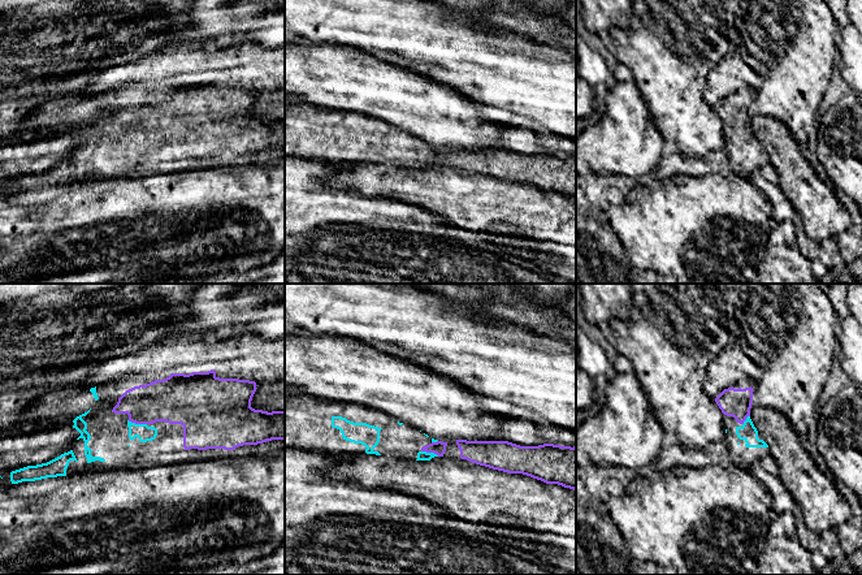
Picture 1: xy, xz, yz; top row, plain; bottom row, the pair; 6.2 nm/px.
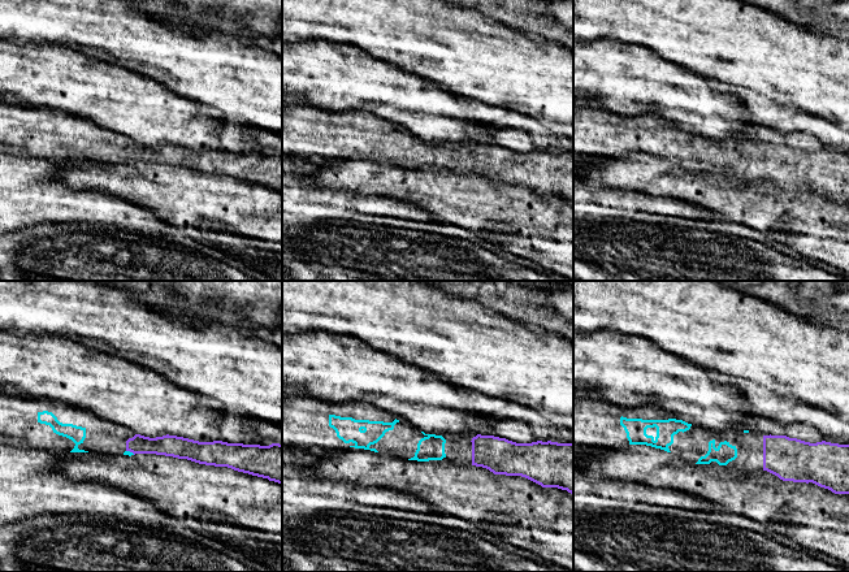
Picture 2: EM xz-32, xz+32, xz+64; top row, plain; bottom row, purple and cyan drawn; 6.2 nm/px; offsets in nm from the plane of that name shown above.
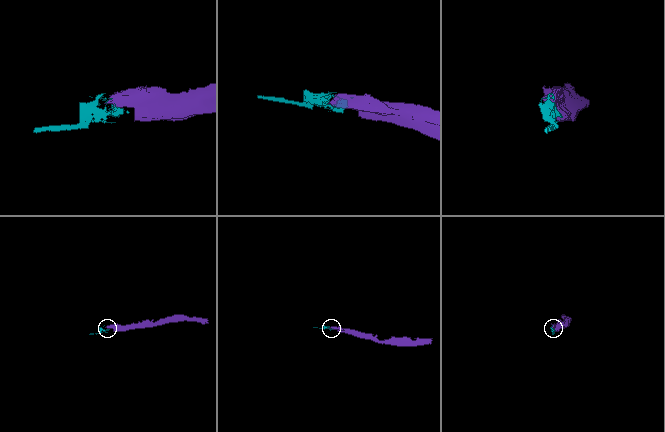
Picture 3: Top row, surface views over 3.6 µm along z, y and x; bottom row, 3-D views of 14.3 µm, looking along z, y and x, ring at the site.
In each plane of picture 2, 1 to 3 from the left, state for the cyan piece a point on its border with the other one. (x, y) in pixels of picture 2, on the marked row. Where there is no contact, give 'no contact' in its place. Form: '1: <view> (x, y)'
1: xz-32 (130, 451)
2: no contact
3: no contact

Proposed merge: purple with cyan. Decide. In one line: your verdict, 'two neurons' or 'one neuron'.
one neuron

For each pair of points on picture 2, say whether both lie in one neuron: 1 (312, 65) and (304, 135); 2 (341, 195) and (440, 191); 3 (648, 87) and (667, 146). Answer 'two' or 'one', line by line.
1: two
2: two
3: two

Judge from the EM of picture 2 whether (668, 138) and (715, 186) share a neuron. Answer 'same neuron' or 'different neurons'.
different neurons

